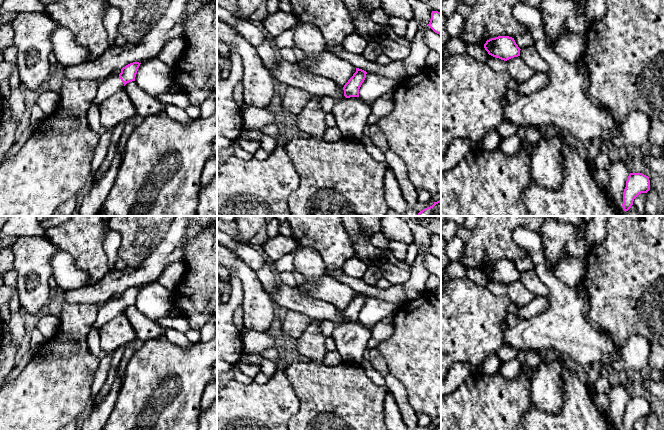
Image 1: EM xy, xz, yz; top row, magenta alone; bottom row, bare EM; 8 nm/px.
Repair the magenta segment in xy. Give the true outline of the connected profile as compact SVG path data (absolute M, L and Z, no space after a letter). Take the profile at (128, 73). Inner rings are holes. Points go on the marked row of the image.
M139 62L130 63L121 69L120 74L111 74L103 79L98 85L94 103L100 105L117 91L123 89L127 83L135 81L140 64Z

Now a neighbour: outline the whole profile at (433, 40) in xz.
M428 26L424 32L424 40L430 50L438 52L441 56L441 35L435 33Z

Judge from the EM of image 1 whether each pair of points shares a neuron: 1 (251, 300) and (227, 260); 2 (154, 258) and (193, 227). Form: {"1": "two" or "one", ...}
{"1": "one", "2": "one"}

